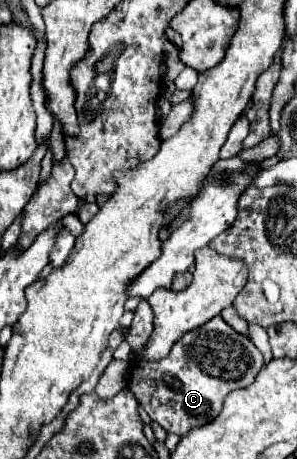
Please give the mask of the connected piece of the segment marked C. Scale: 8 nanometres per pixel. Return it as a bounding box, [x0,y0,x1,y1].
[129,317,263,437]

